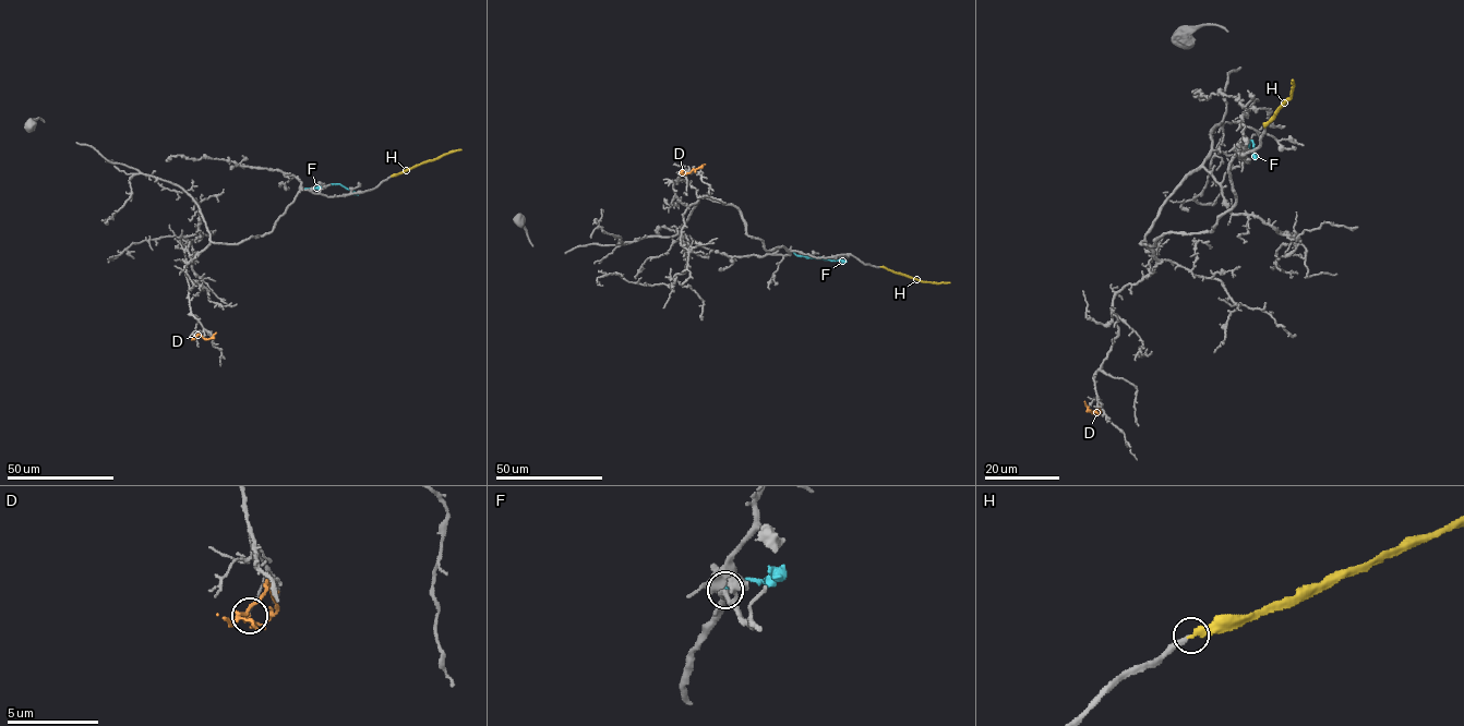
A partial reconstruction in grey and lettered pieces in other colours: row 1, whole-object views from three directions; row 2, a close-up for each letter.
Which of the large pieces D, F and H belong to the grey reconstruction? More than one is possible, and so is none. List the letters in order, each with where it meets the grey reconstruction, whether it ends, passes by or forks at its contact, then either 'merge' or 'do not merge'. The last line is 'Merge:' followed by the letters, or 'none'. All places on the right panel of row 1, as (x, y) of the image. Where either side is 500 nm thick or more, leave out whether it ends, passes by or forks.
D: meets grey at (1096, 411); it ends there; do not merge
F: meets grey at (1236, 149); it ends there; do not merge
H: meets grey at (1264, 126); it ends there; do not merge
Merge: none

